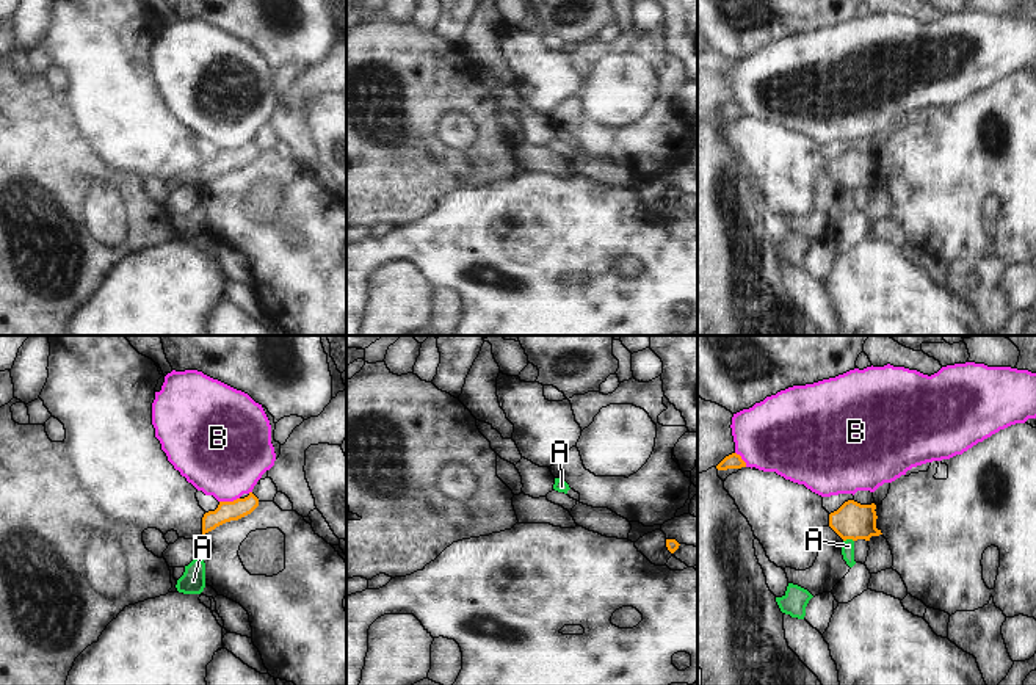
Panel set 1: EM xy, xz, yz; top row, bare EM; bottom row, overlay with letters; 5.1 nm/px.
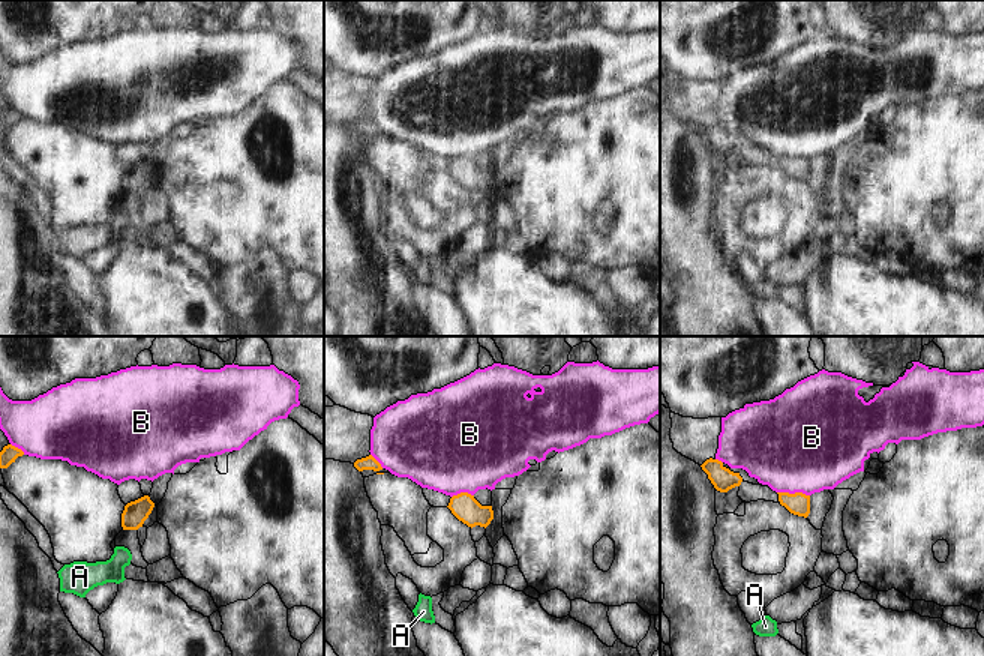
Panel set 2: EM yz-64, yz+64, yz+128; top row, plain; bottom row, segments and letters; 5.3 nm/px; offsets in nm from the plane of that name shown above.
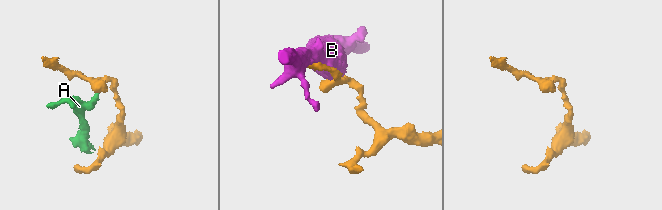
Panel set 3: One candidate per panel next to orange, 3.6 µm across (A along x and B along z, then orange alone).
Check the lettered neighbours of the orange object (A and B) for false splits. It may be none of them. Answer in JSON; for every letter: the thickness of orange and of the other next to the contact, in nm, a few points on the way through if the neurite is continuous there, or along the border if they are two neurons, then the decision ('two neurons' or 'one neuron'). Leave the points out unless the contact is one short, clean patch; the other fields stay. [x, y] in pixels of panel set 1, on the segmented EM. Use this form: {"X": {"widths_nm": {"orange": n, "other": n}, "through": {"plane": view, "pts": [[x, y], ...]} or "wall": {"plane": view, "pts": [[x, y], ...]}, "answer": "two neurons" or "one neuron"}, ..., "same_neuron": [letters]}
{"A": {"widths_nm": {"orange": 190, "other": 60}, "wall": {"plane": "yz", "pts": [[853, 540], [844, 541]]}, "answer": "two neurons"}, "B": {"widths_nm": {"orange": 110, "other": 440}, "answer": "two neurons"}, "same_neuron": []}

